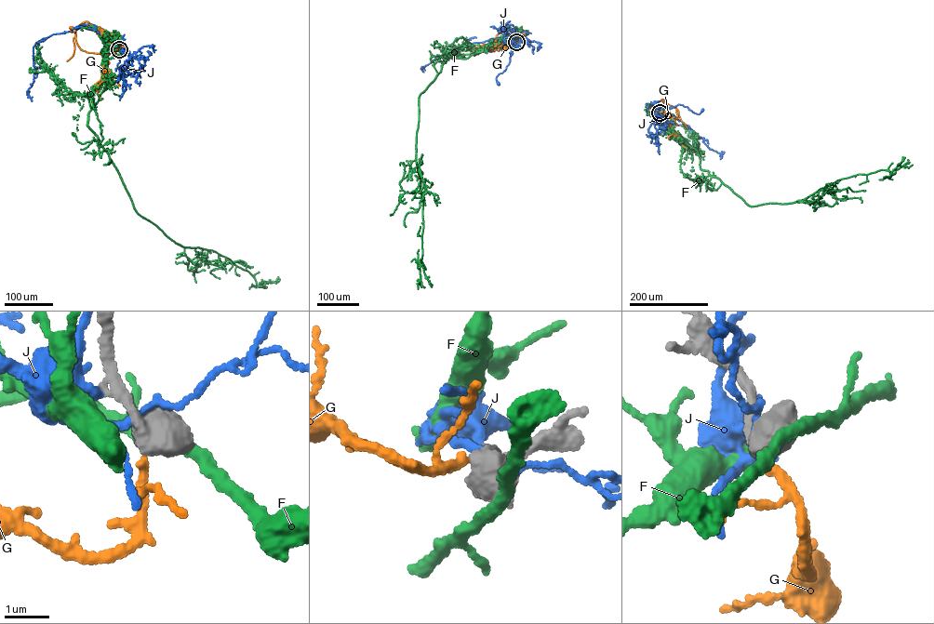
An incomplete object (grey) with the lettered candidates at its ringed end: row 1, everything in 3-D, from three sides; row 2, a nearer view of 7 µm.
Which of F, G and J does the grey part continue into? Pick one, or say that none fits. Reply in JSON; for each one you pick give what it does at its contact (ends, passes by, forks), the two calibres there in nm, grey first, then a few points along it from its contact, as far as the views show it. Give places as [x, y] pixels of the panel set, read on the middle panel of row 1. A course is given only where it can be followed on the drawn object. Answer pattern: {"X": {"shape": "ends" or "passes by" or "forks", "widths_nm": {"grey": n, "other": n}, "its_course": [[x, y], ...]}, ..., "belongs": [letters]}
{"G": {"shape": "passes by", "widths_nm": {"grey": 550, "other": 150}, "its_course": [[516, 42], [513, 41], [519, 39], [510, 44], [498, 41], [496, 35], [500, 32]]}, "belongs": ["G"]}

